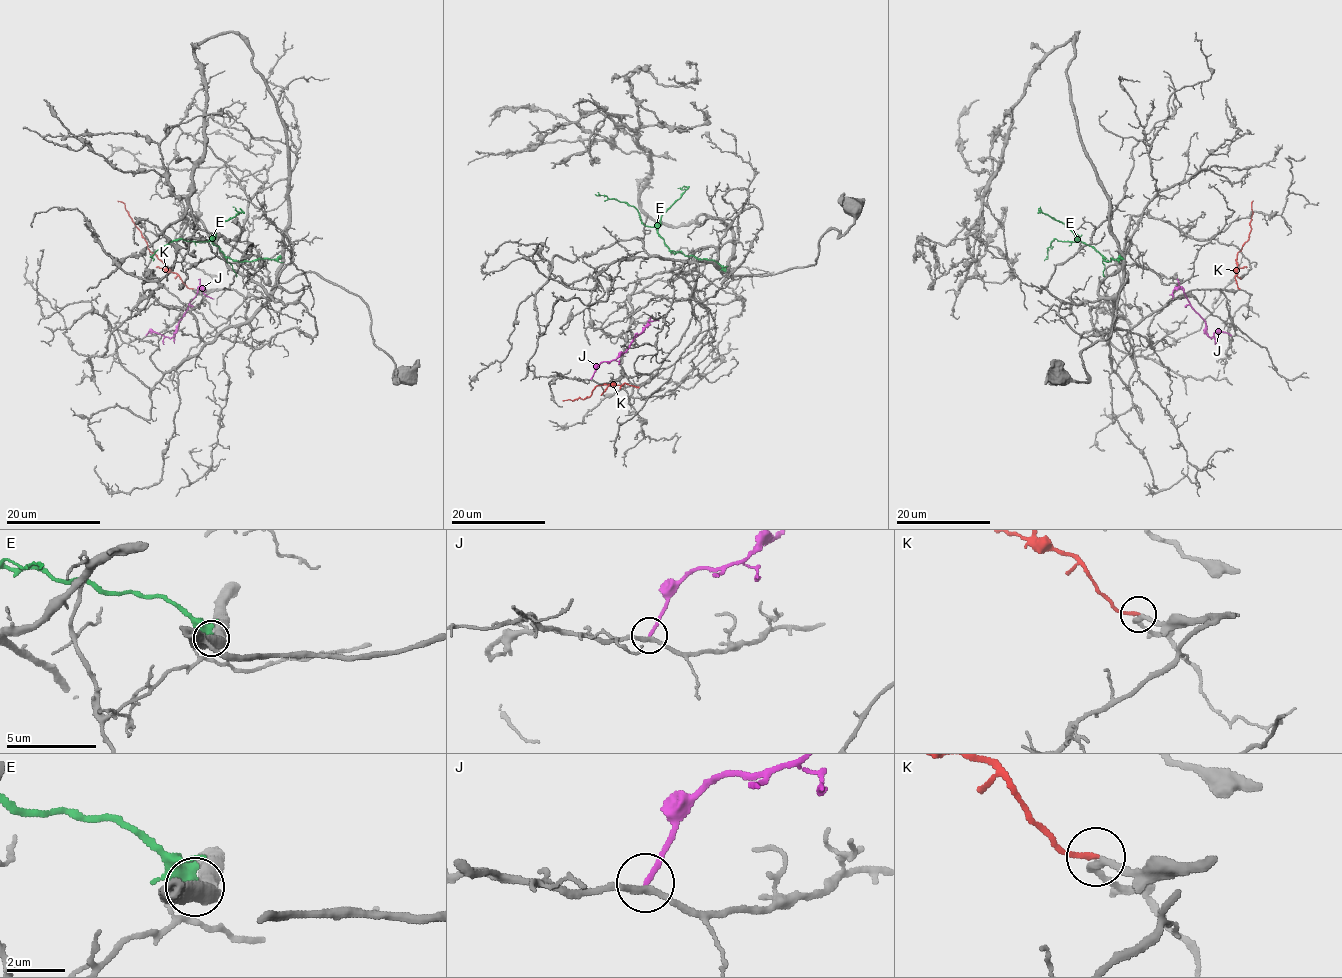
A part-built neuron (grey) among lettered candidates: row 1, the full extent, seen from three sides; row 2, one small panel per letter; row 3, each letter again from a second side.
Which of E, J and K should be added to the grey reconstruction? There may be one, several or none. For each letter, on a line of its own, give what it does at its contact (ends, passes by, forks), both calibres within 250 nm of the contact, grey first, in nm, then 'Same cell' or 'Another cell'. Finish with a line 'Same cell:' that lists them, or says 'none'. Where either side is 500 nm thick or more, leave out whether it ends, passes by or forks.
E: Thickness 550 nm (grey) against 400 nm. Another cell
J: It ends there. Thickness 200 nm (grey) against 180 nm. Another cell
K: It ends there. Thickness 220 nm (grey) against 190 nm. Same cell
Same cell: K

